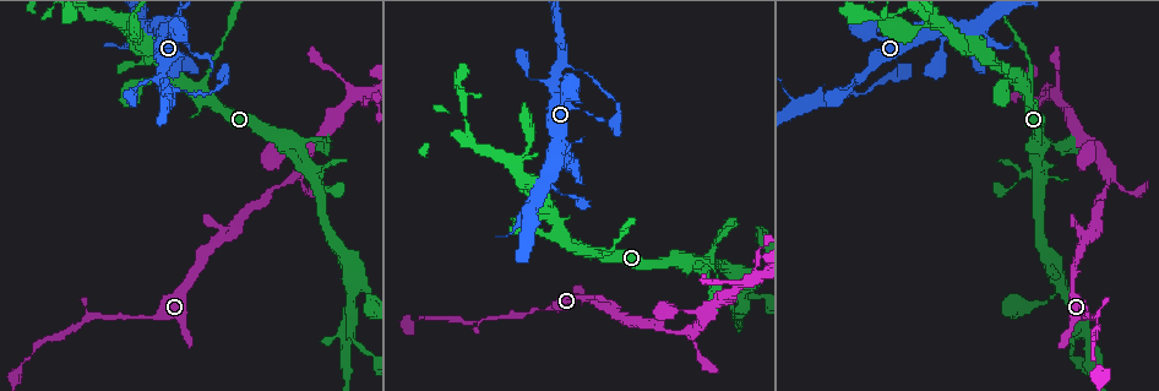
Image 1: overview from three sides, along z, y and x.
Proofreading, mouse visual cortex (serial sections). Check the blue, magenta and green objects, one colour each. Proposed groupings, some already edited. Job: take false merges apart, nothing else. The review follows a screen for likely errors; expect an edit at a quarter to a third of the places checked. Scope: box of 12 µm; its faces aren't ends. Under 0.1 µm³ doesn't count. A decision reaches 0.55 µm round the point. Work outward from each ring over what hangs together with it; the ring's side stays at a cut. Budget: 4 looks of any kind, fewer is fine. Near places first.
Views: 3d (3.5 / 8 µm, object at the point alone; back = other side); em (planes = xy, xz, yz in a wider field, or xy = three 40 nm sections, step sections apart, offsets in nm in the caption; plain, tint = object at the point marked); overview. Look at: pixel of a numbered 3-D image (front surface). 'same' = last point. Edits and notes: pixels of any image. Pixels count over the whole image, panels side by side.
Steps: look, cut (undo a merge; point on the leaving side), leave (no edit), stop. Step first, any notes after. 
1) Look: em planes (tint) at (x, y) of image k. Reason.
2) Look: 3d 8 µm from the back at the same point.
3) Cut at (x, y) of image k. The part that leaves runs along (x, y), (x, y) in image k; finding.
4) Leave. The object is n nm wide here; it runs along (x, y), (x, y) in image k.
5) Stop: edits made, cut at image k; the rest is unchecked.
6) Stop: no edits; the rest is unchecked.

Look: 3d 3.5 µm at (145, 80) of image 1. Thin neck.

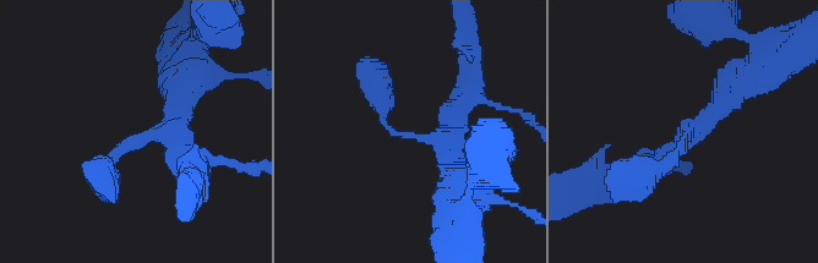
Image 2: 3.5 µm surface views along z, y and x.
Look: em xy step 5 (tint) at (682, 141) of image 2.

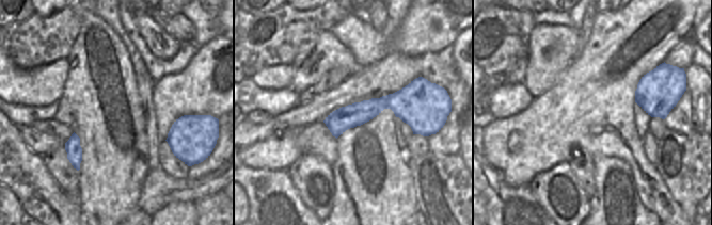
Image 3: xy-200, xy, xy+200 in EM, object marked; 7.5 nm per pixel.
Leave. One cell here.

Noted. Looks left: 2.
Look: 3d 3.5 µm at (569, 156) of image 1. Four or more arms meet.

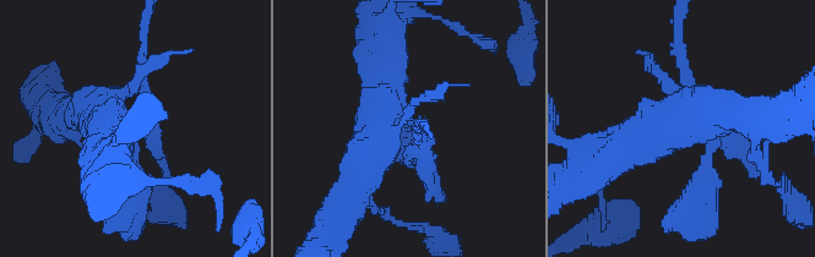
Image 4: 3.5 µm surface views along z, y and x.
Look: em xy step 3 (tint) at (408, 125) of image 4. Now the EM.

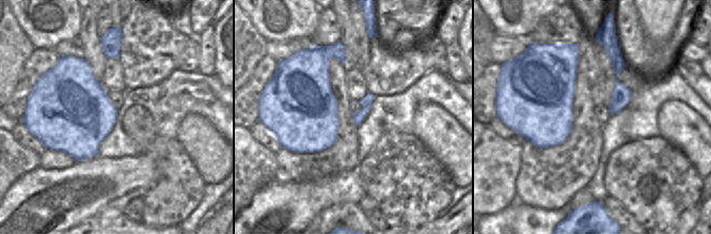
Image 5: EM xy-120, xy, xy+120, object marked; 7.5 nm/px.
Cut at (708, 157) of image 4. The arms are 150, 150, 450, 600 nm wide; a border runs along (615, 88), (617, 98), (628, 100) in image 5; a second cell is stuck on.

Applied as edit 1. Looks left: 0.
Stop: edits made, cut at image 4; the rest is unchecked.

